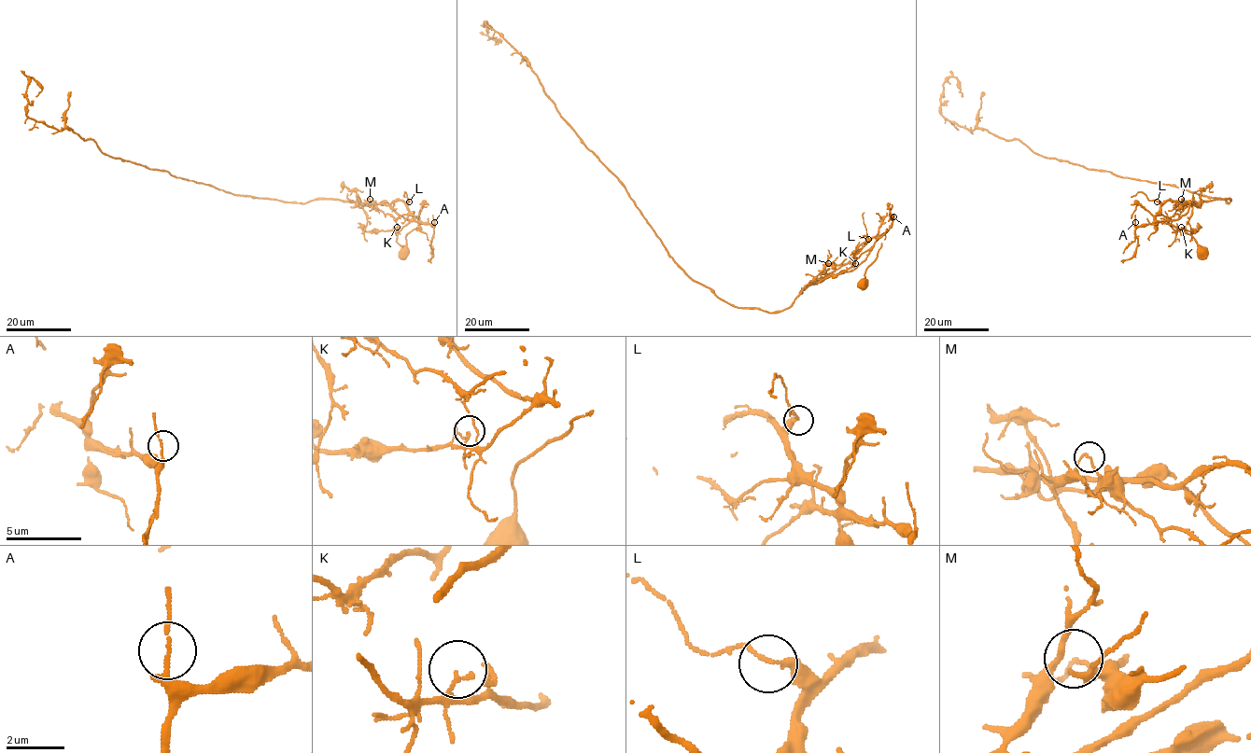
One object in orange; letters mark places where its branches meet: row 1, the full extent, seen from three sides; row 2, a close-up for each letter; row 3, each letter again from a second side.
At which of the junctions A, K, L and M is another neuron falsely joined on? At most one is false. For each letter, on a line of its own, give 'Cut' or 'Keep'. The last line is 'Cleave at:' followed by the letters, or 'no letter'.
A: Keep
K: Keep
L: Keep
M: Cut
Cleave at: M

